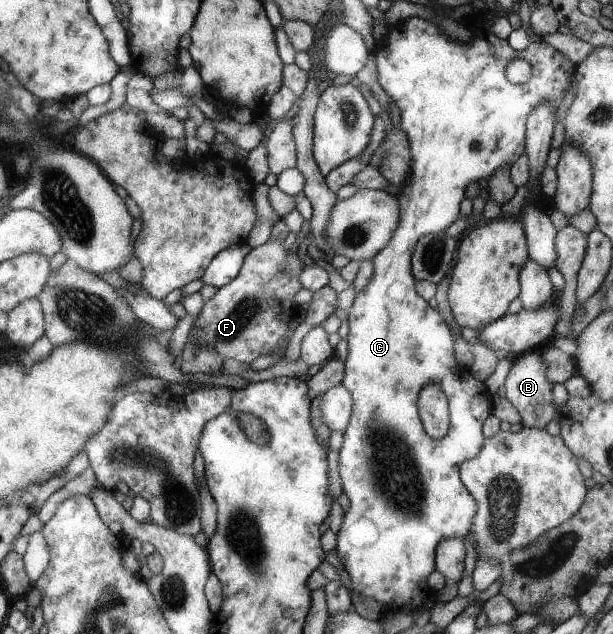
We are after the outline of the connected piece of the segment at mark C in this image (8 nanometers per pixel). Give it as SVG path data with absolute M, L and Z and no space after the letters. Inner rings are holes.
M417 16L406 18L397 29L389 30L388 34L378 42L375 48L375 64L377 67L377 80L382 86L382 89L388 94L391 101L399 107L401 111L401 129L407 135L410 151L412 152L411 176L406 181L404 188L401 189L403 194L398 198L400 204L400 222L396 226L395 232L391 240L382 248L373 258L374 276L371 282L364 290L355 295L351 308L347 311L349 314L350 333L348 336L348 356L344 362L344 377L342 385L346 389L350 389L353 394L354 408L353 418L350 419L349 426L344 430L344 441L339 453L339 472L342 480L342 492L348 496L350 500L349 510L344 515L343 522L339 532L336 534L337 556L343 563L344 569L347 570L351 578L350 591L367 598L377 600L383 606L385 614L394 615L397 612L403 614L415 615L428 604L428 599L431 596L431 591L428 588L427 577L435 568L435 553L436 546L444 538L449 537L465 537L471 530L473 517L476 515L478 504L471 493L465 488L461 482L459 467L462 462L475 458L482 449L484 443L483 433L481 428L483 422L489 418L492 411L492 396L484 382L477 380L470 369L463 368L455 358L454 336L450 331L449 325L445 319L439 314L437 309L432 308L428 301L419 294L416 288L416 277L412 268L412 256L418 240L429 233L438 233L449 228L455 220L461 215L459 214L459 204L465 198L465 190L471 182L485 182L491 180L498 168L509 167L519 157L524 154L526 145L526 122L527 117L532 113L532 110L548 101L555 109L561 106L563 98L567 91L572 88L573 75L576 64L571 62L569 58L555 49L551 44L541 42L531 42L522 51L514 50L507 39L500 39L491 30L490 25L471 24L473 31L472 39L468 43L460 43L457 40L451 39L439 25L439 21L427 20ZM512 60L526 60L532 68L532 75L527 82L523 84L512 83L506 75L507 65ZM436 383L442 390L446 390L448 395L448 411L450 412L450 427L448 433L441 440L433 440L425 431L418 413L418 398L419 393L424 386Z

